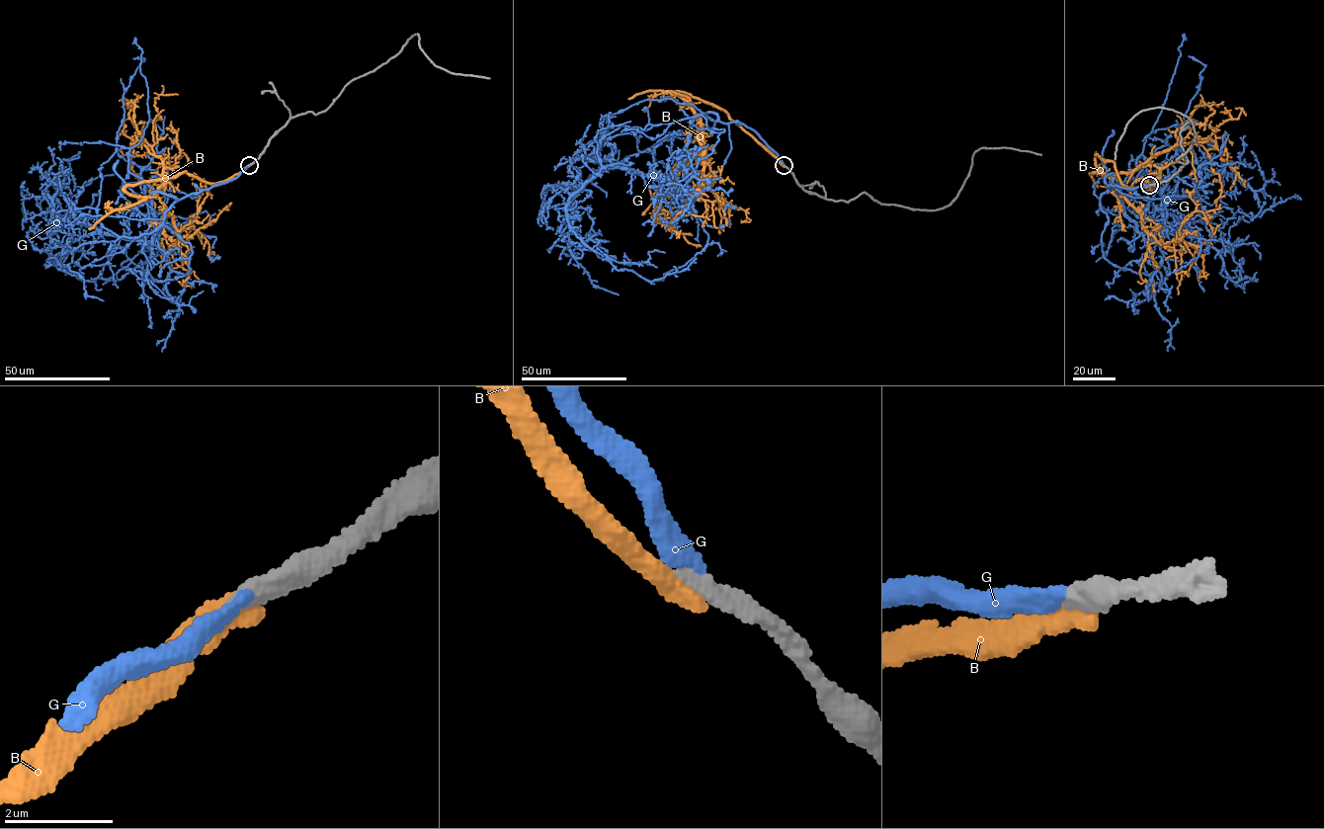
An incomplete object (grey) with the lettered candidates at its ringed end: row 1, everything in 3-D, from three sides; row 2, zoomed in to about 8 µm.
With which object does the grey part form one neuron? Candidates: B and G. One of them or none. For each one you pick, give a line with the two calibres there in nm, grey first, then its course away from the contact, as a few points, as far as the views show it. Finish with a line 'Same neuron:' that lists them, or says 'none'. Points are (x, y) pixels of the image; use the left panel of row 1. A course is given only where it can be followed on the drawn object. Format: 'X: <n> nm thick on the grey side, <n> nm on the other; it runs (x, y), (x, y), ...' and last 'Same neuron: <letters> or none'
G: 360 nm thick on the grey side, 320 nm on the other; it runs (248, 165), (179, 200), (154, 193), (152, 244), (86, 234), (54, 265), (107, 281), (157, 255), (191, 252)
Same neuron: G

